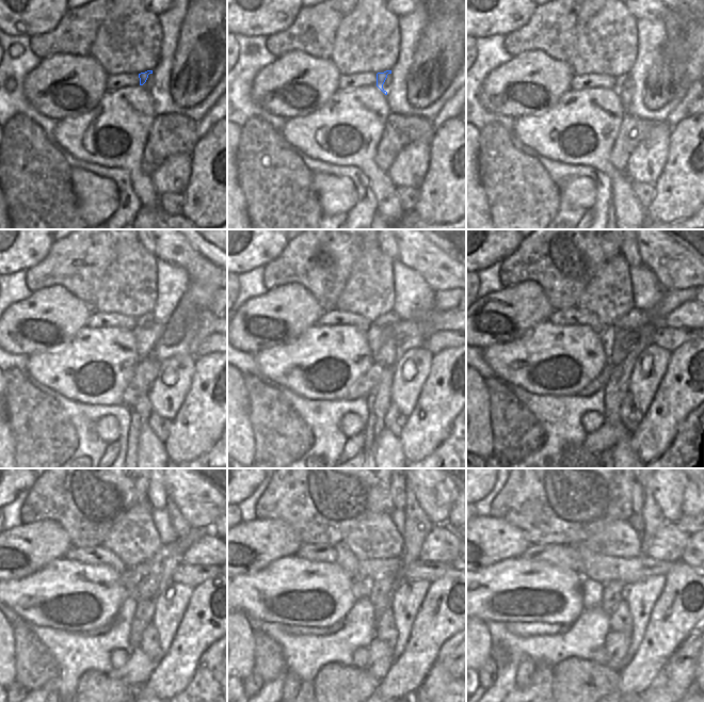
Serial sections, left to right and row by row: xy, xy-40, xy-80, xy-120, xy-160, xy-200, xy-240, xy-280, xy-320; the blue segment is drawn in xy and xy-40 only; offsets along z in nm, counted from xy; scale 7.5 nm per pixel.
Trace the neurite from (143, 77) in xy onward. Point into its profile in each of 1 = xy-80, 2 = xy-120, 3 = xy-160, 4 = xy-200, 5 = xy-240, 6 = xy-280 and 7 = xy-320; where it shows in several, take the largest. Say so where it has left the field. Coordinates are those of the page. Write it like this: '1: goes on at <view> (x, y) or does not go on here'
1: goes on at xy-80 (623, 94)
2: goes on at xy-120 (142, 334)
3: goes on at xy-160 (376, 335)
4: goes on at xy-200 (618, 345)
5: goes on at xy-240 (141, 587)
6: goes on at xy-280 (380, 590)
7: goes on at xy-320 (614, 591)

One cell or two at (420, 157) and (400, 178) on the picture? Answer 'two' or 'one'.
one

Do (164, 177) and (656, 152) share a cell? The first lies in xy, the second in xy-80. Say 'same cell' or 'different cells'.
same cell

